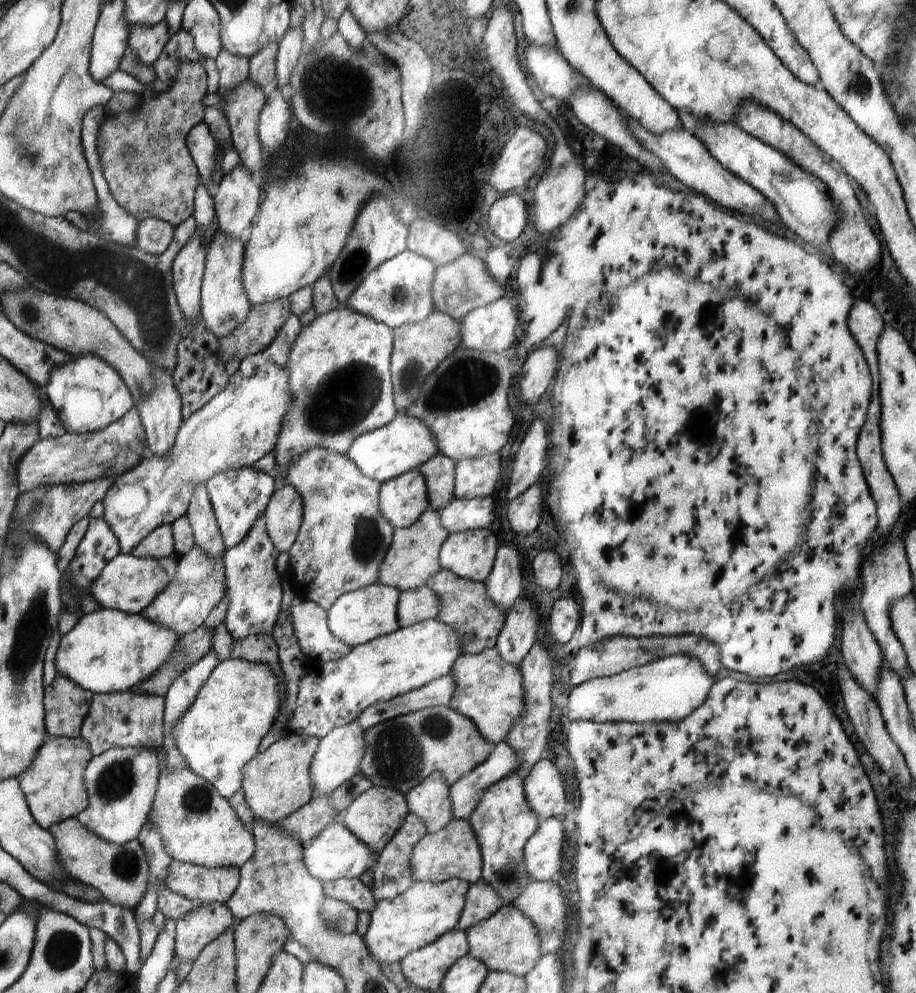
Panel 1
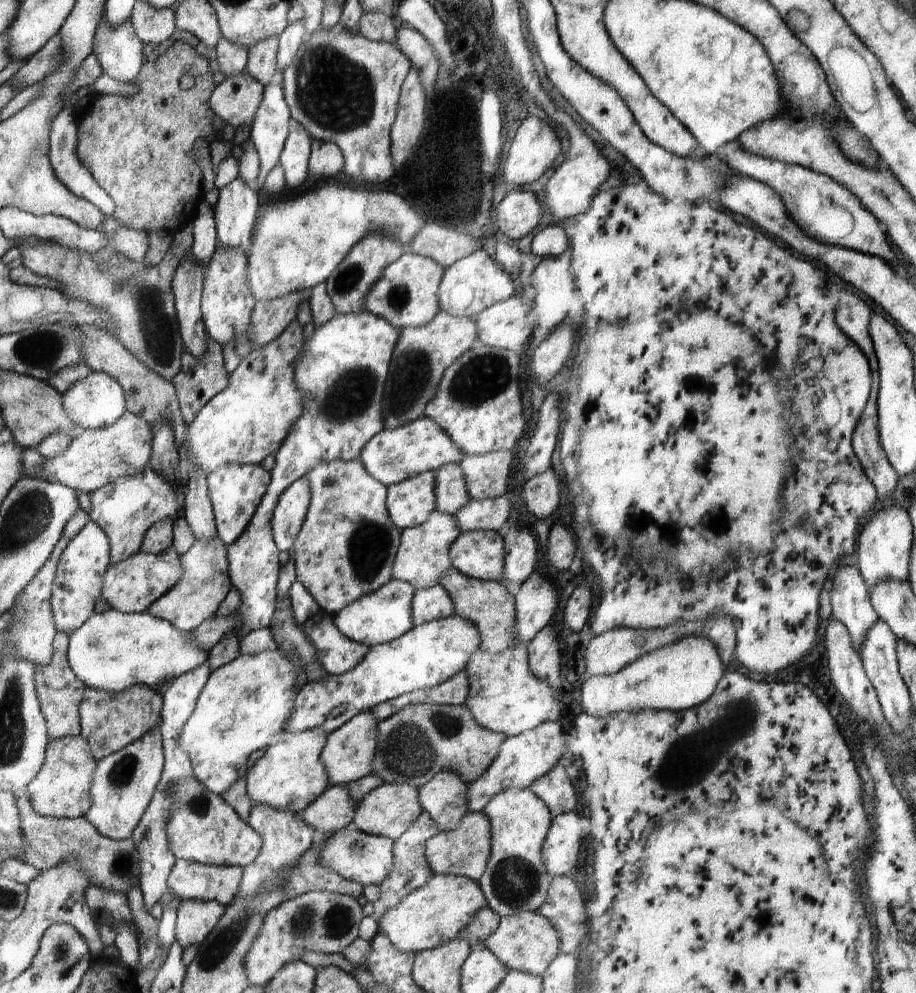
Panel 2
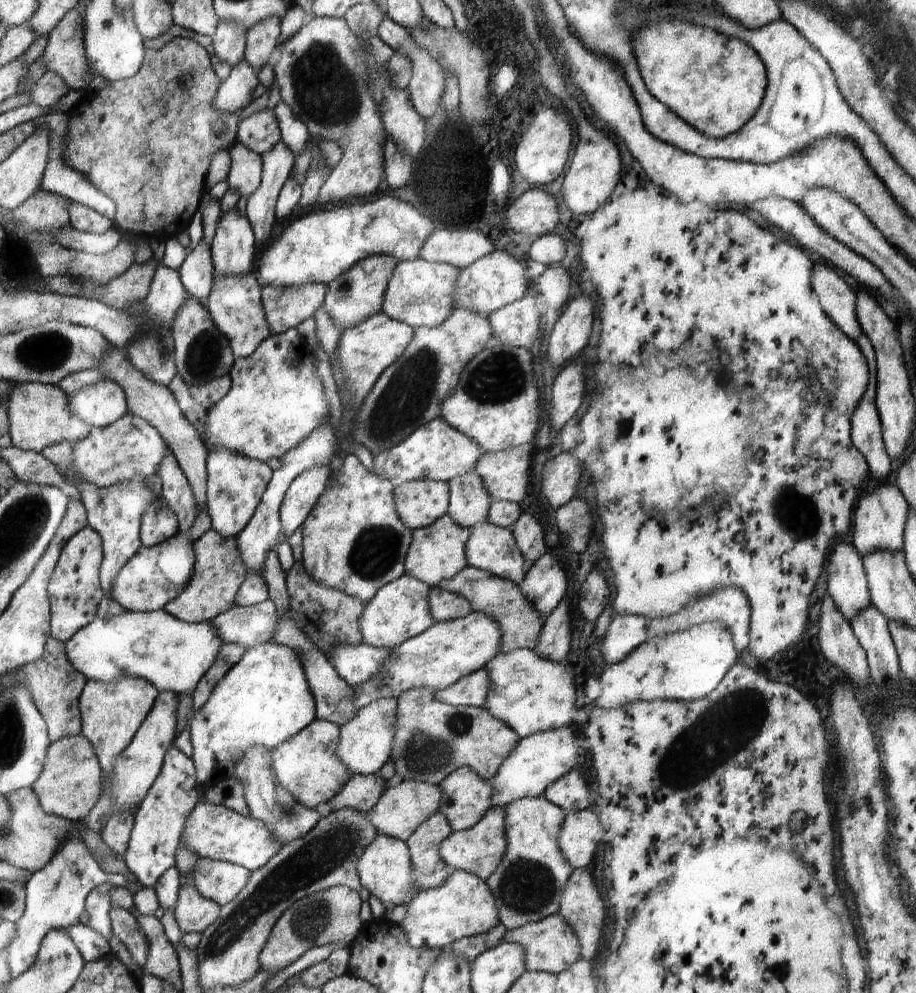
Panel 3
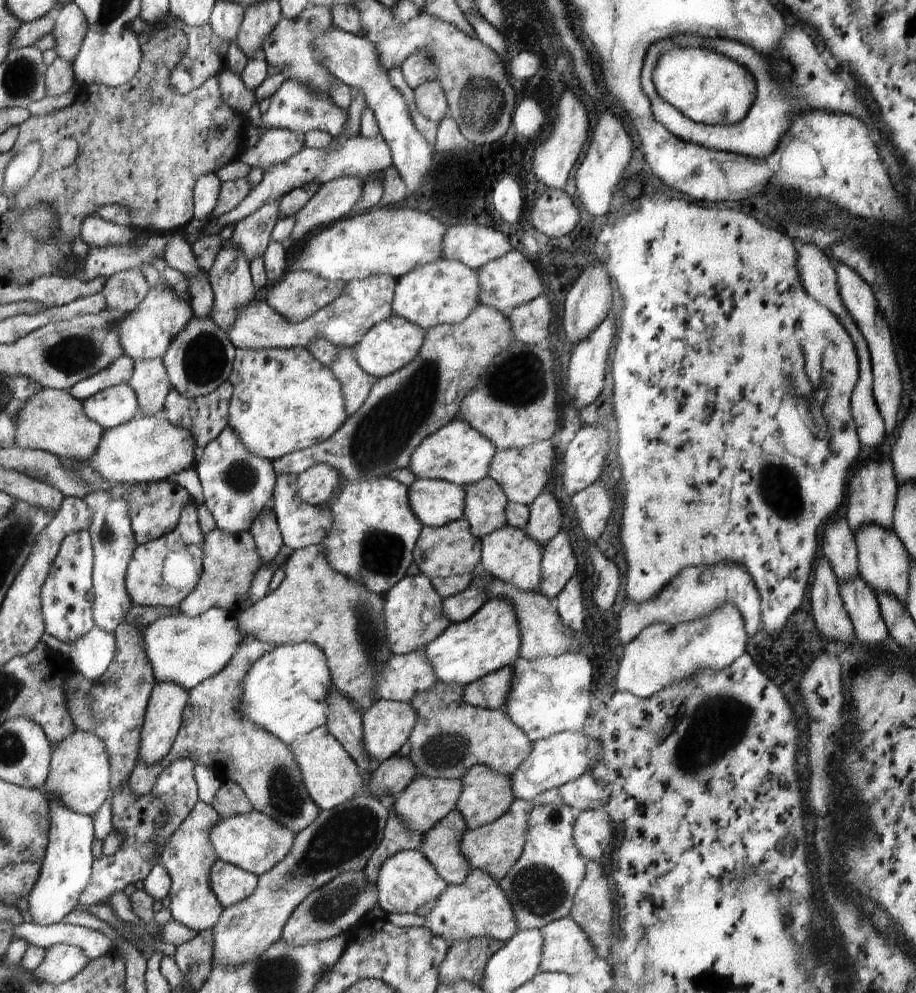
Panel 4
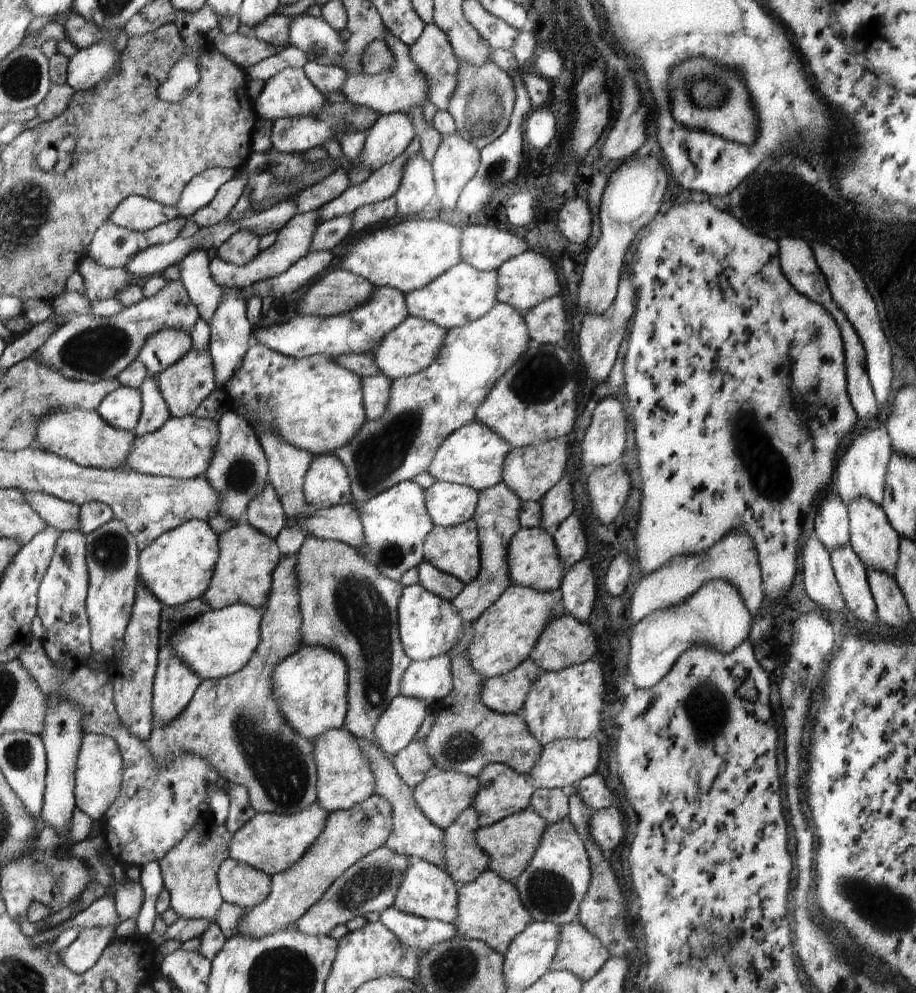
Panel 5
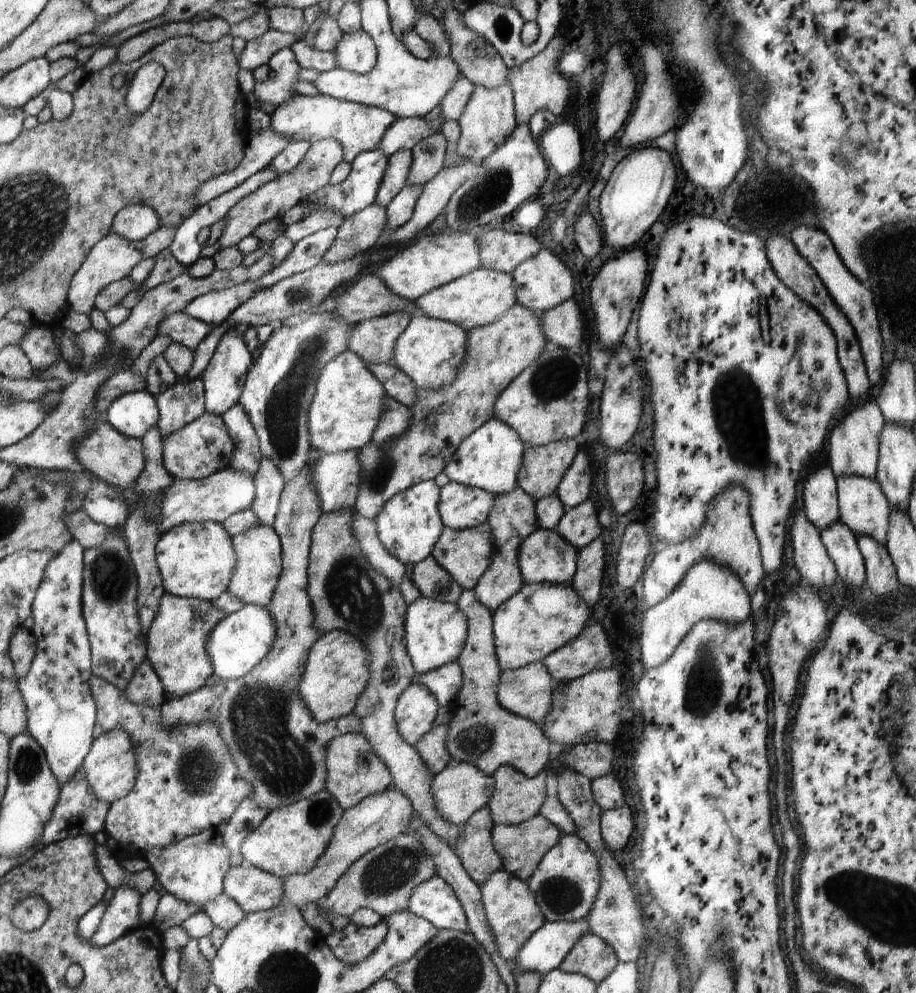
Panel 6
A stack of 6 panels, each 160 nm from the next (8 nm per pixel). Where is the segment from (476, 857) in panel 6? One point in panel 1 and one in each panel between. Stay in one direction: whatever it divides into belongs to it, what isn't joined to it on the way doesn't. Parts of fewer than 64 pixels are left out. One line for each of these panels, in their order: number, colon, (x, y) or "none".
1: (392, 872)
2: (410, 871)
3: (424, 845)
4: (441, 845)
5: (464, 859)

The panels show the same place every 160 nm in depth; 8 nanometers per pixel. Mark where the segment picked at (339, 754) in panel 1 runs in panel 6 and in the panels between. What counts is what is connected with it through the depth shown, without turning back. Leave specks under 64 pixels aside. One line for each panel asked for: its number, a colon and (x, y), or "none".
2: (347, 757)
3: (366, 742)
4: (386, 726)
5: (398, 726)
6: (416, 710)

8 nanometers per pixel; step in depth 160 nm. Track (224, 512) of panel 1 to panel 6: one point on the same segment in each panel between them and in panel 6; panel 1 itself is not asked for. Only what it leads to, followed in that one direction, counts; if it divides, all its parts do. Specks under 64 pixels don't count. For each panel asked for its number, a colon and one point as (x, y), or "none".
2: (236, 491)
3: (235, 482)
4: (238, 485)
5: (239, 470)
6: (247, 453)

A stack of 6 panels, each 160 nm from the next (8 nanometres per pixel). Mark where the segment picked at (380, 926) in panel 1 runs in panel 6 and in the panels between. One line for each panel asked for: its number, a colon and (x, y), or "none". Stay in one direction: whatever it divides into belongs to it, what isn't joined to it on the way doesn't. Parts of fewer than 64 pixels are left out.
2: (431, 916)
3: (464, 906)
4: (477, 908)
5: (490, 910)
6: (512, 912)

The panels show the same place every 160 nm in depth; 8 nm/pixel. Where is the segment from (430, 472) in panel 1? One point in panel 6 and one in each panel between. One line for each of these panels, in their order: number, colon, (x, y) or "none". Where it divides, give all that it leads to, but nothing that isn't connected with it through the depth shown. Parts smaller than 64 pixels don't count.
2: (451, 494)
3: (470, 501)
4: (485, 503)
5: (497, 517)
6: (513, 518)

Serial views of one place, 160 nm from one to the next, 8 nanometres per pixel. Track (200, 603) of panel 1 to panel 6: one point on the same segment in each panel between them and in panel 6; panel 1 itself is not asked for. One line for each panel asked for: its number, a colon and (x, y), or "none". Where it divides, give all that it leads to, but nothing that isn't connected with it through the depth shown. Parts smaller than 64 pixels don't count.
2: (206, 582)
3: (220, 571)
4: (230, 561)
5: (244, 574)
6: (259, 551)

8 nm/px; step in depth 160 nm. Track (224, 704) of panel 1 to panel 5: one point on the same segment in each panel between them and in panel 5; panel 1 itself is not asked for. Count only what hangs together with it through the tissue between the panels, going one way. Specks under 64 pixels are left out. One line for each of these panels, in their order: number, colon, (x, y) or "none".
2: (242, 704)
3: (265, 699)
4: (286, 691)
5: (311, 686)

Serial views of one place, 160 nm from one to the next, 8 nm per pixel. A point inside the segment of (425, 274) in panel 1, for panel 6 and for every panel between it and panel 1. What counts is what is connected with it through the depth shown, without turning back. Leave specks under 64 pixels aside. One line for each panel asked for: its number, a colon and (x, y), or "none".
2: (407, 295)
3: (421, 293)
4: (446, 291)
5: (463, 294)
6: (478, 299)

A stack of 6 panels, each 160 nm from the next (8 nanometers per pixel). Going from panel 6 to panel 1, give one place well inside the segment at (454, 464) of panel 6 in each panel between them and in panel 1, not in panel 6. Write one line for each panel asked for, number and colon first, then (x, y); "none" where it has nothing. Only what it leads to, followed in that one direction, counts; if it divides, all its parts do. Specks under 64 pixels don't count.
1: (401, 446)
2: (395, 454)
3: (438, 451)
4: (456, 453)
5: (474, 455)

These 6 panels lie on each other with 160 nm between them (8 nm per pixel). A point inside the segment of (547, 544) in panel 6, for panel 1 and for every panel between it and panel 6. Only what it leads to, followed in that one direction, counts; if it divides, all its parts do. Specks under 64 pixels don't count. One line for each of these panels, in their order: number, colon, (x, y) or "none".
1: (471, 554)
2: (480, 555)
3: (491, 547)
4: (511, 554)
5: (534, 561)

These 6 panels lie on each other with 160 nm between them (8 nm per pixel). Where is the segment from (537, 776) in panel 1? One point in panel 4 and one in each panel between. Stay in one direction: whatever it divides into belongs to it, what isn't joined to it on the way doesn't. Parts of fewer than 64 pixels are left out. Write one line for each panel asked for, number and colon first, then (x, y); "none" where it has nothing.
2: (555, 789)
3: (570, 793)
4: (582, 793)

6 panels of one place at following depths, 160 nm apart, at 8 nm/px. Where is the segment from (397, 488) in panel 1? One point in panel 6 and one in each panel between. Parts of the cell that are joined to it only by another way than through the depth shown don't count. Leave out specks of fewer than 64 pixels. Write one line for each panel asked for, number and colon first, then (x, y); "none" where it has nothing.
2: (410, 503)
3: (421, 502)
4: (435, 502)
5: (449, 504)
6: (461, 507)

